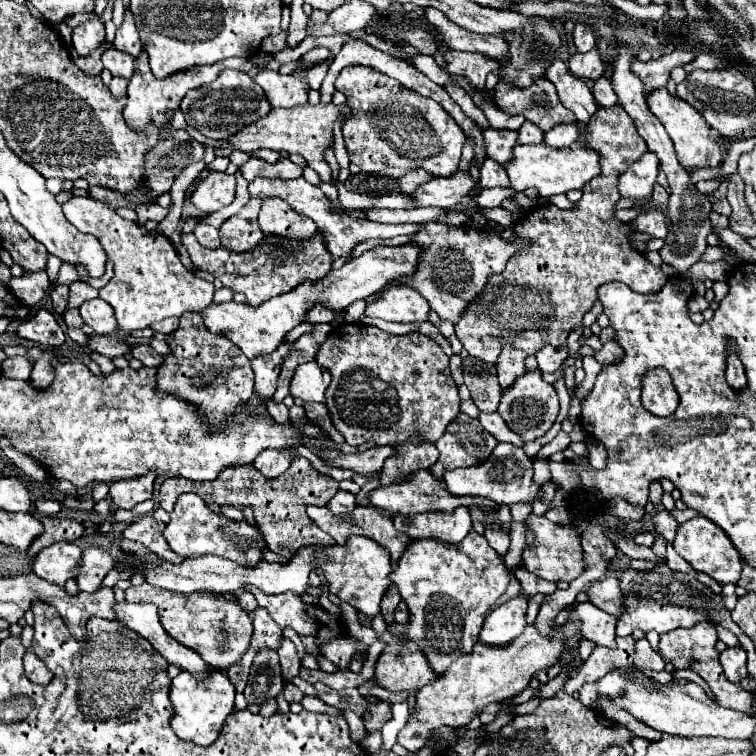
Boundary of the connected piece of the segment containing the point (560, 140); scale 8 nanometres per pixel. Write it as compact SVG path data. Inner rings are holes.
M556 124L550 132L544 134L544 144L566 148L578 140L578 132L580 132L578 124Z

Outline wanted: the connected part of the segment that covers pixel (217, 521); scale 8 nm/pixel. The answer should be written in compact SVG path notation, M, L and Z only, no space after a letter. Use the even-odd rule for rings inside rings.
M182 494L176 500L176 506L170 514L170 522L164 528L164 538L170 544L170 548L180 554L182 558L196 558L214 554L220 558L234 560L240 566L254 566L262 560L262 546L266 546L260 530L252 528L246 520L234 522L226 516L214 514L200 496L196 494Z

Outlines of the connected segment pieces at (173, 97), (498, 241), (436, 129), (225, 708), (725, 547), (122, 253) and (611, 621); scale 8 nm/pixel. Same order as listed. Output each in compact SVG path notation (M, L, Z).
M142 52L136 58L136 68L134 68L134 76L128 84L128 98L126 98L126 108L124 108L124 116L126 116L126 124L130 124L130 128L134 128L136 132L144 132L150 124L156 126L158 130L162 126L166 126L166 122L170 122L168 112L176 112L180 106L180 100L184 98L184 94L192 88L198 88L202 84L210 84L224 68L236 68L236 70L244 70L250 72L252 70L252 62L250 60L242 60L242 58L230 58L230 60L220 60L218 64L204 64L202 68L190 68L186 72L176 72L168 78L156 78L148 66L148 54Z
M440 222L420 224L420 230L412 234L412 244L418 244L422 248L422 260L418 260L418 268L410 276L402 276L396 282L392 280L386 284L386 288L398 284L414 288L428 300L430 308L442 320L448 320L452 324L458 324L458 316L462 316L462 312L470 306L470 300L482 292L482 286L486 286L490 276L504 270L506 260L514 252L530 248L526 236L514 234L510 238L502 238L500 234L490 234L480 228L448 226Z
M362 64L346 66L340 72L336 90L348 98L354 114L354 118L344 122L342 134L350 162L360 166L360 170L380 172L382 166L396 166L406 170L424 168L434 176L458 172L466 136L456 120L434 100L418 96L418 92L402 88L398 80Z
M220 670L212 672L204 680L196 680L188 672L180 672L170 686L170 702L174 706L174 714L170 720L172 730L180 740L194 742L198 746L212 744L218 738L218 732L222 730L226 716L234 708L234 694L234 686Z
M704 516L692 518L684 524L678 526L676 538L674 538L674 550L698 572L708 574L710 578L714 578L718 584L726 584L726 582L738 582L740 572L742 572L742 560L738 550L734 548L732 540L728 540L726 532L722 532L722 528L718 528L718 524L714 524L712 520L706 520Z
M72 196L62 204L62 210L70 224L100 240L108 260L114 264L114 278L100 288L100 298L114 308L122 332L142 330L168 316L180 318L184 312L198 312L212 302L214 286L184 268L168 236L142 232L134 222L120 218L104 202L88 196Z
M578 602L570 620L582 622L582 636L596 642L598 646L616 648L616 618L600 608L594 608L590 602Z

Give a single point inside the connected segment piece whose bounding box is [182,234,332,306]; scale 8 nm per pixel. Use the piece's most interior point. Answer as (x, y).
(251, 273)

